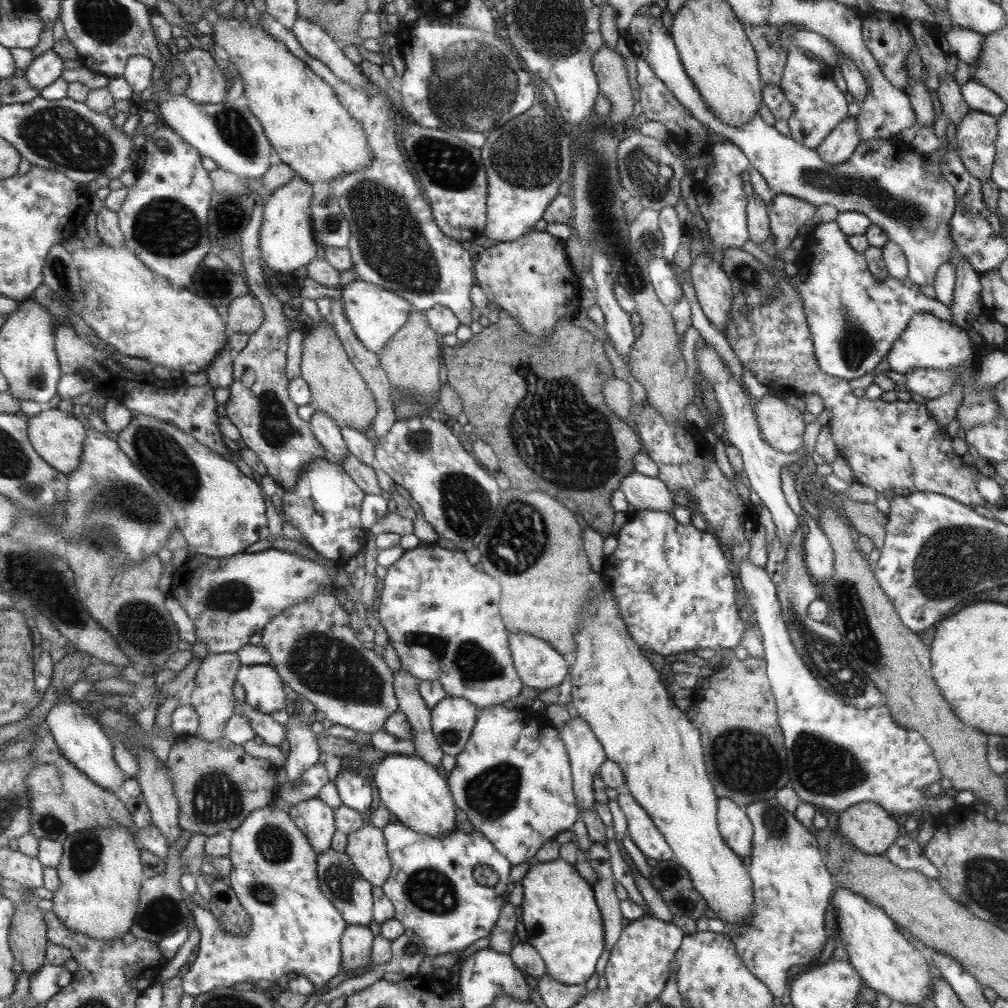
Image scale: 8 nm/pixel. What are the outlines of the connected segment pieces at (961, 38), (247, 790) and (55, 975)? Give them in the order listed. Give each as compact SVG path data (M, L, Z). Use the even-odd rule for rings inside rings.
M956 25L946 31L944 37L959 60L963 60L971 67L974 66L980 57L980 53L982 53L983 34Z
M190 735L190 738L186 738L186 740L175 743L174 746L172 746L172 749L168 754L166 764L168 768L170 768L170 778L172 778L172 784L174 784L174 794L176 794L176 798L178 798L179 825L182 827L182 829L188 830L188 832L191 833L200 833L209 837L220 832L230 834L240 825L242 825L244 820L246 820L246 818L250 816L251 813L254 813L255 810L263 809L266 808L266 806L273 805L278 798L277 792L280 786L276 780L276 771L278 768L266 759L252 757L250 754L244 751L243 746L232 744L232 742L230 742L230 740L228 740L226 737L218 738L218 740L214 740L214 742L208 742L206 739L200 739L196 736Z
M47 963L44 968L36 971L36 975L31 980L30 992L38 1002L50 1002L64 988L71 986L75 973L66 967Z

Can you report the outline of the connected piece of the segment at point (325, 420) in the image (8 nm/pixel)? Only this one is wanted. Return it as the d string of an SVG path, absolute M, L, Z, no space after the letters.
M315 410L309 425L316 438L326 448L330 459L341 464L342 460L348 456L349 450L337 422L334 422L334 419L330 418L326 412Z

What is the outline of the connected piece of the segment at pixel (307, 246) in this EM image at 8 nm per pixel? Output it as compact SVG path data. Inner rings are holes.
M293 178L286 185L272 191L265 198L264 219L259 235L261 259L276 272L290 274L300 266L311 264L318 254L315 239L314 223L312 222L311 200L315 196L310 183Z

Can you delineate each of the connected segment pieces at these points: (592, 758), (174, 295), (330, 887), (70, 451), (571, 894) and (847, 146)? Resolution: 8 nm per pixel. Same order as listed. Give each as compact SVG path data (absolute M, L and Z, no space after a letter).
M582 718L572 719L569 724L560 730L560 737L563 738L564 745L567 746L568 757L572 762L572 780L575 786L576 802L580 804L580 810L594 809L595 806L595 789L594 778L599 772L600 766L606 761L606 751L603 749L603 744L599 741L598 736L591 730L591 726Z
M106 243L97 246L88 244L78 251L77 259L87 284L82 297L85 322L98 337L122 354L144 358L154 366L163 364L170 370L195 373L206 370L229 344L227 324L216 308L212 308L204 298L196 296L190 288L168 282L167 278L156 274L135 252Z
M330 848L317 854L318 884L324 896L341 912L348 924L369 926L374 919L374 887L360 874L345 852L336 852Z
M57 408L47 410L38 416L31 417L29 430L36 450L60 472L70 476L82 466L88 430L84 422L78 420L73 413L63 412Z
M564 860L540 863L532 861L521 880L523 900L522 922L530 943L543 958L548 973L560 984L586 984L596 972L596 962L604 952L606 931L603 913L598 910L598 899L594 898L592 884L578 874L574 865Z
M848 116L847 121L836 126L831 135L818 149L820 157L831 166L843 165L861 144L857 128L857 118Z

